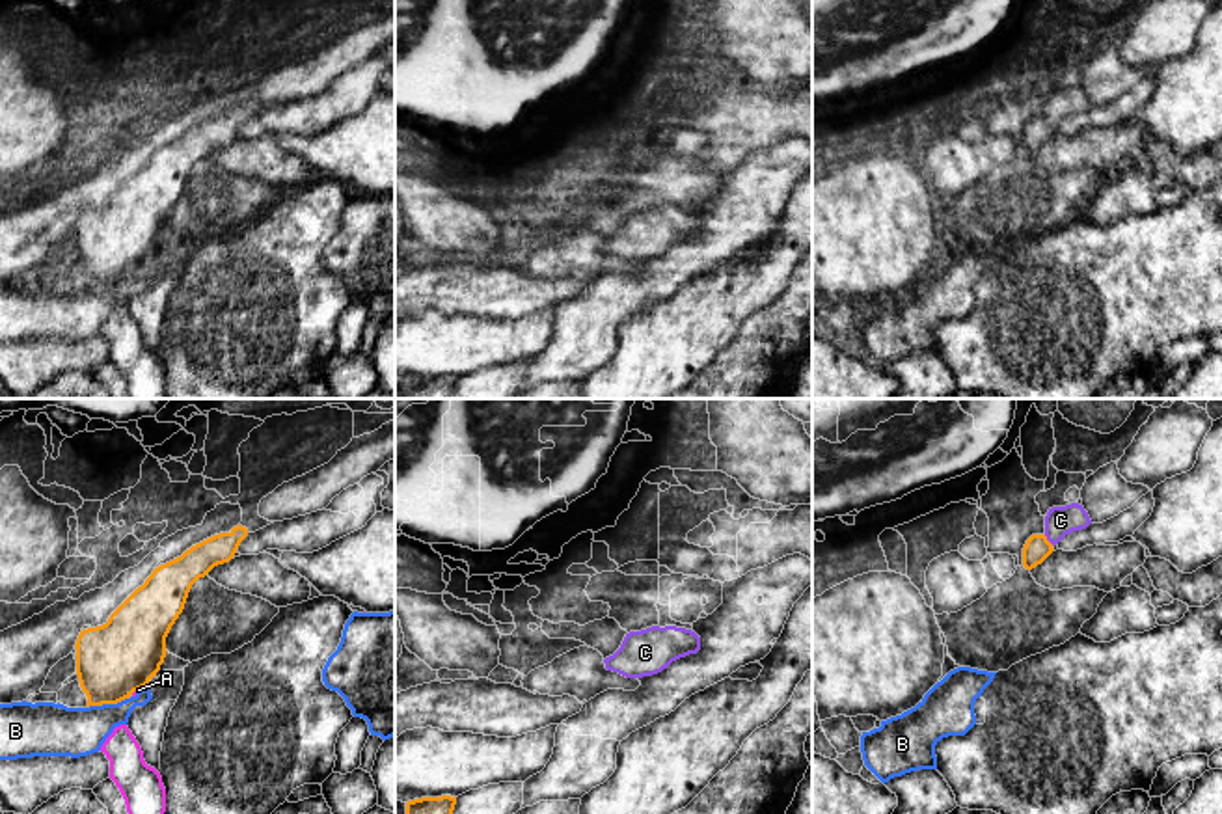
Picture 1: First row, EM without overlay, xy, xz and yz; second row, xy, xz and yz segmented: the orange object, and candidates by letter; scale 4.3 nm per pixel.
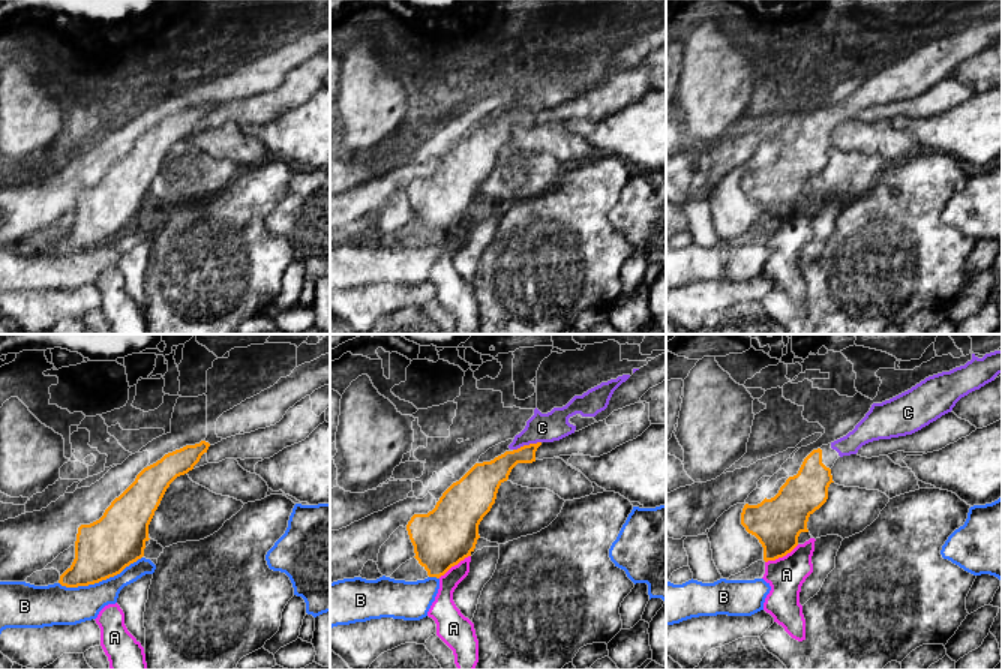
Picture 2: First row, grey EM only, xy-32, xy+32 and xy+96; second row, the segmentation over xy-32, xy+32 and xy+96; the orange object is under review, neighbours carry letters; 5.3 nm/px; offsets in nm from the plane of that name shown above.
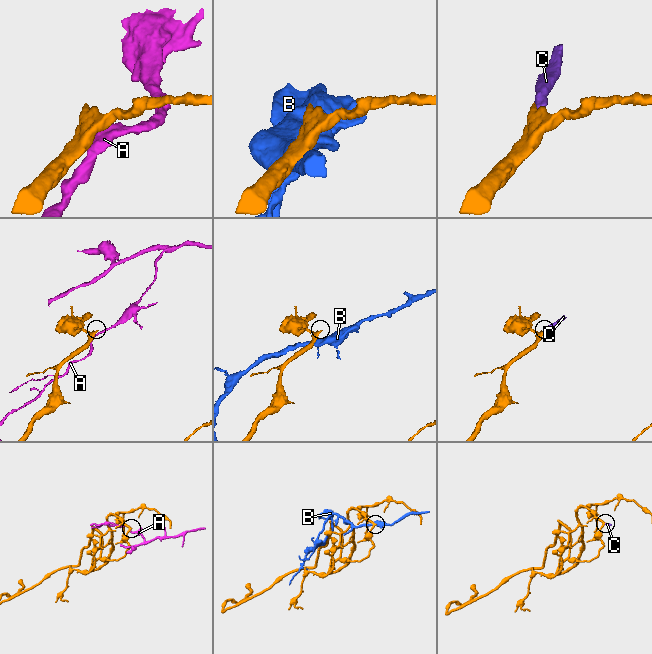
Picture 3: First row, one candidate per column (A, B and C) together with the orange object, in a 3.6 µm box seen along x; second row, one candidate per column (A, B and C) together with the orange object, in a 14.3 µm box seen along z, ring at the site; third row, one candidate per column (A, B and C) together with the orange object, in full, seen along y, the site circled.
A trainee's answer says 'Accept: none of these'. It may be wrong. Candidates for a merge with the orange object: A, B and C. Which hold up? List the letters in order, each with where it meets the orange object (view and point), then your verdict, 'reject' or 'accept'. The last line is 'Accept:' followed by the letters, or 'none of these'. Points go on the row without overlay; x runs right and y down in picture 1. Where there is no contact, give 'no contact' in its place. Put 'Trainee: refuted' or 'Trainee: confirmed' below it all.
A: meets orange in xy at (138, 271); reject
B: meets orange in xy at (108, 285); reject
C: meets orange in yz at (1047, 123); accept
Accept: C
Trainee: refuted

